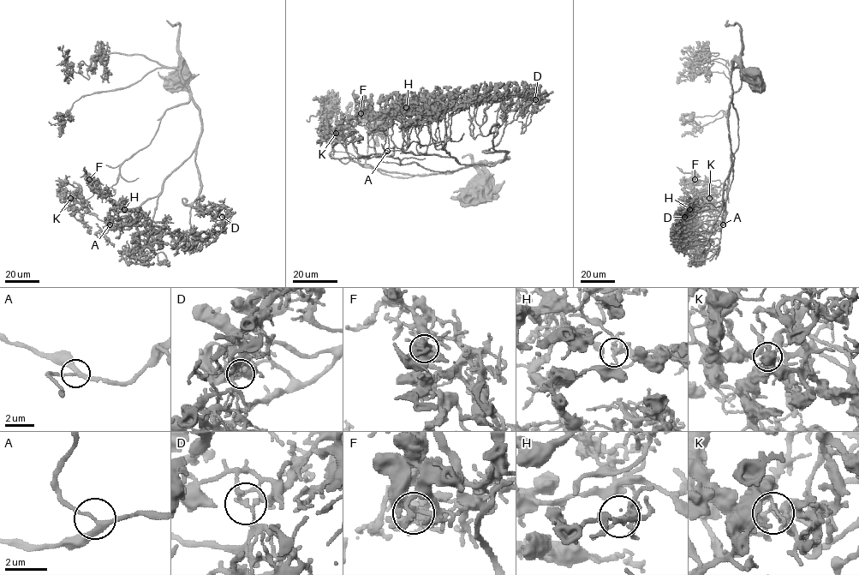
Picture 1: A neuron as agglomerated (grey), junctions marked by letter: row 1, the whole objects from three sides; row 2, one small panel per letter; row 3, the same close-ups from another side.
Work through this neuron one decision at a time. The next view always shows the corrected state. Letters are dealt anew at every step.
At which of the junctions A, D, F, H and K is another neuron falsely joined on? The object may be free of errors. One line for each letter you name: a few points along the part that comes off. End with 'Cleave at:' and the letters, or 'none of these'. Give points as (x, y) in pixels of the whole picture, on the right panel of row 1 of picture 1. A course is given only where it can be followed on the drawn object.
Cleave at: none of these

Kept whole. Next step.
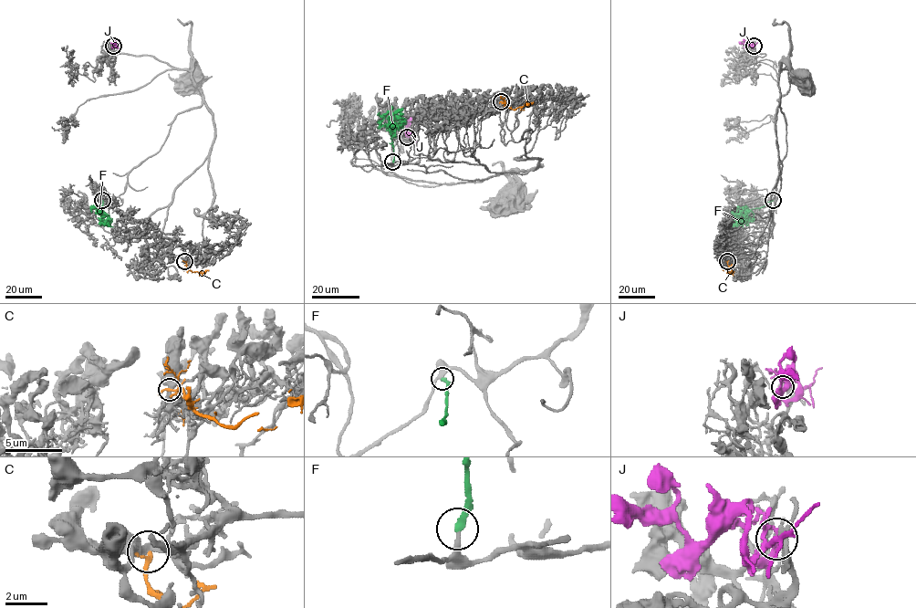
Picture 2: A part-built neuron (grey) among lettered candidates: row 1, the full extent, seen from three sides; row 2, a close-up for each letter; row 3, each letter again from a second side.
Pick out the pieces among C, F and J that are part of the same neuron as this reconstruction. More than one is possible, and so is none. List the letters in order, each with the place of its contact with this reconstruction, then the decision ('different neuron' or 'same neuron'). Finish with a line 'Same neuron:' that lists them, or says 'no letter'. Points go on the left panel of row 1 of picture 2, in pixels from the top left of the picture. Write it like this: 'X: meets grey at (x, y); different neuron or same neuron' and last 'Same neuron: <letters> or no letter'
C: meets grey at (184, 261); different neuron
F: meets grey at (102, 200); same neuron
J: meets grey at (113, 46); same neuron
Same neuron: F, J

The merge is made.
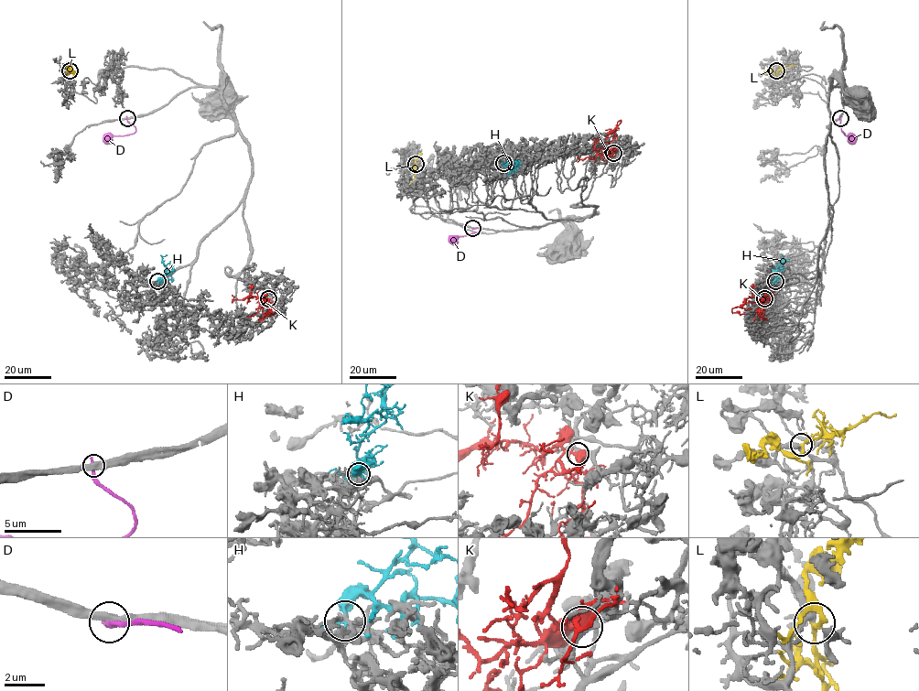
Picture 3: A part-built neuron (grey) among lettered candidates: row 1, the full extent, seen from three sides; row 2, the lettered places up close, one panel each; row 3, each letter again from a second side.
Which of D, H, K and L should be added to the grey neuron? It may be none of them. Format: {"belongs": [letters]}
{"belongs": ["L"]}

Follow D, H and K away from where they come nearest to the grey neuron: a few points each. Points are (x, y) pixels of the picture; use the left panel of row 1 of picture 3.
D: (127, 118), (135, 127), (133, 133), (102, 140)
H: (158, 282), (167, 270), (162, 260), (163, 256), (167, 254)
K: (268, 298), (264, 300), (275, 311), (264, 313)

